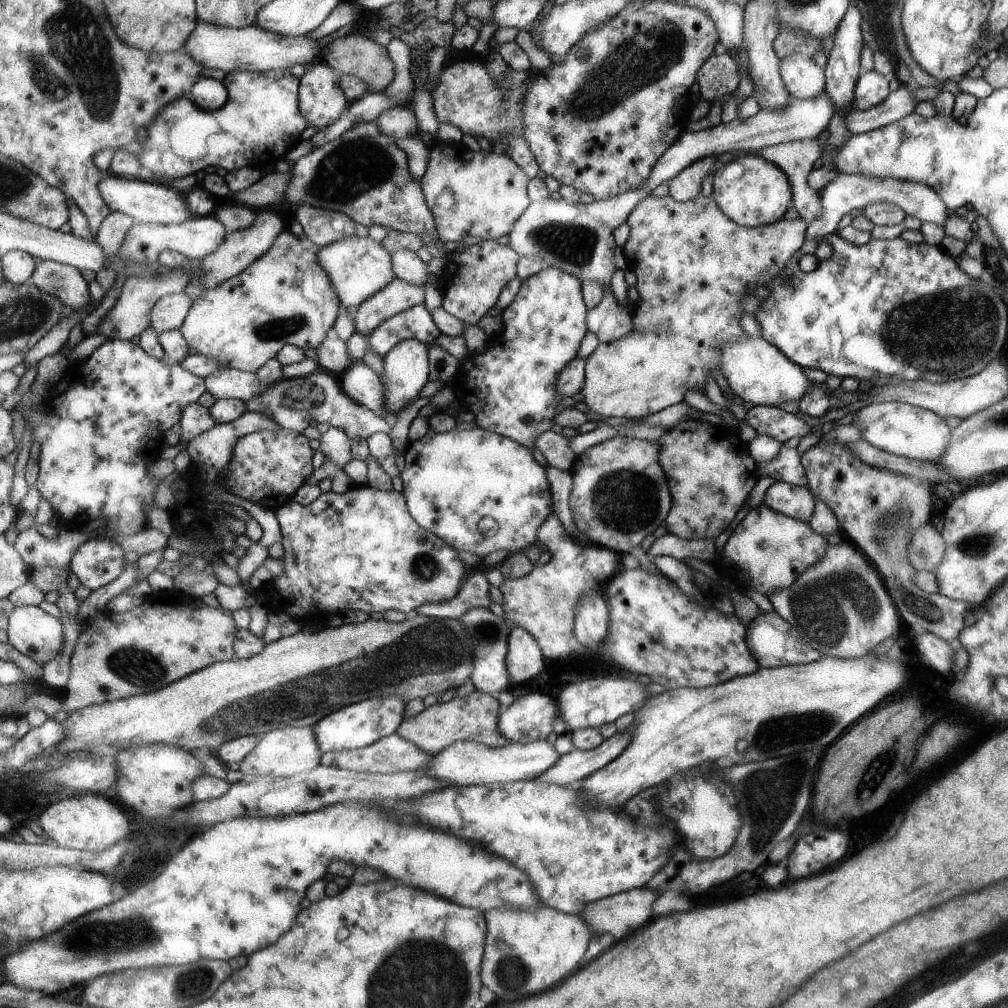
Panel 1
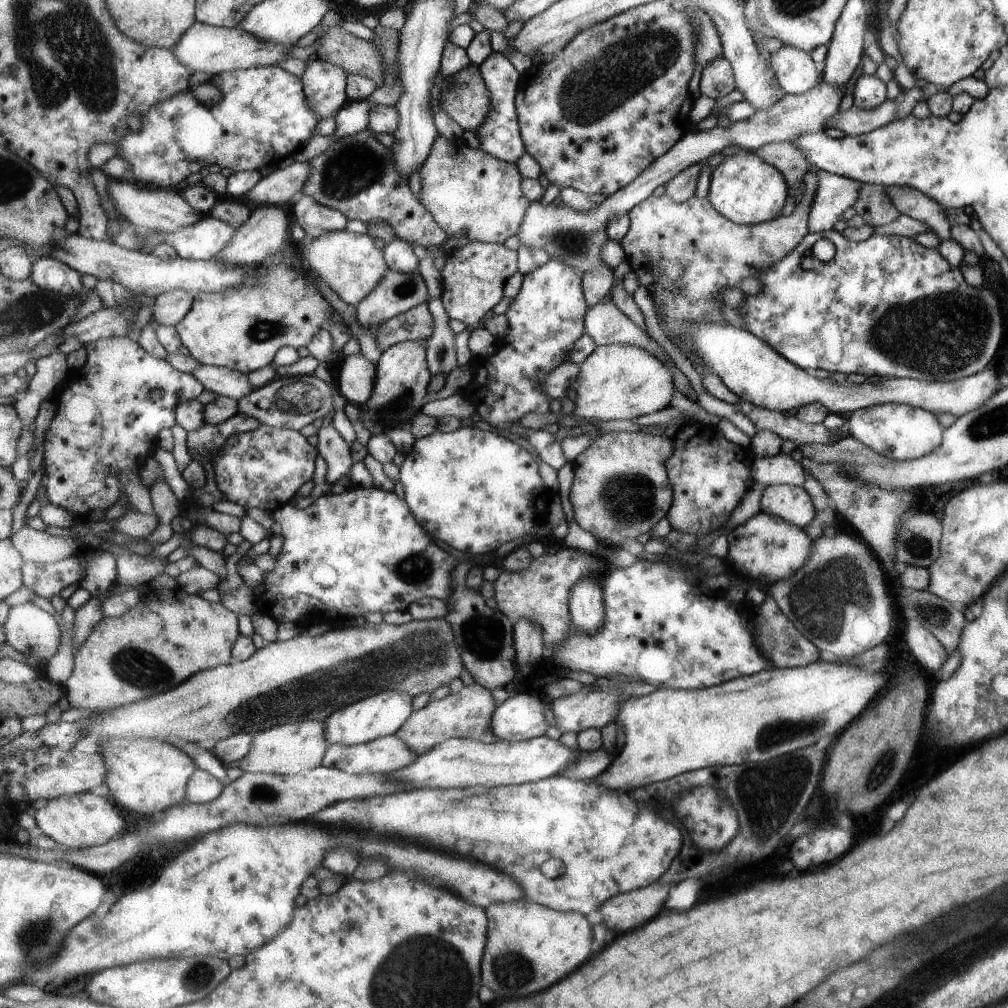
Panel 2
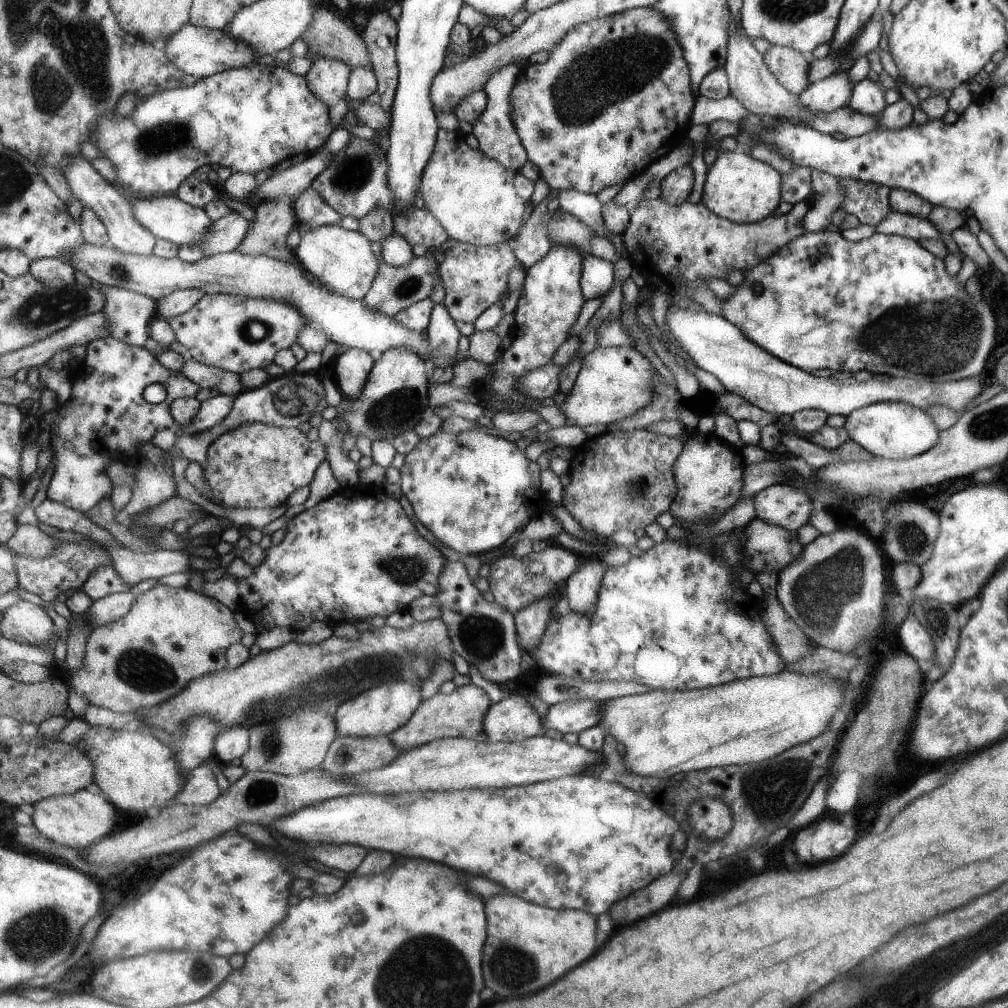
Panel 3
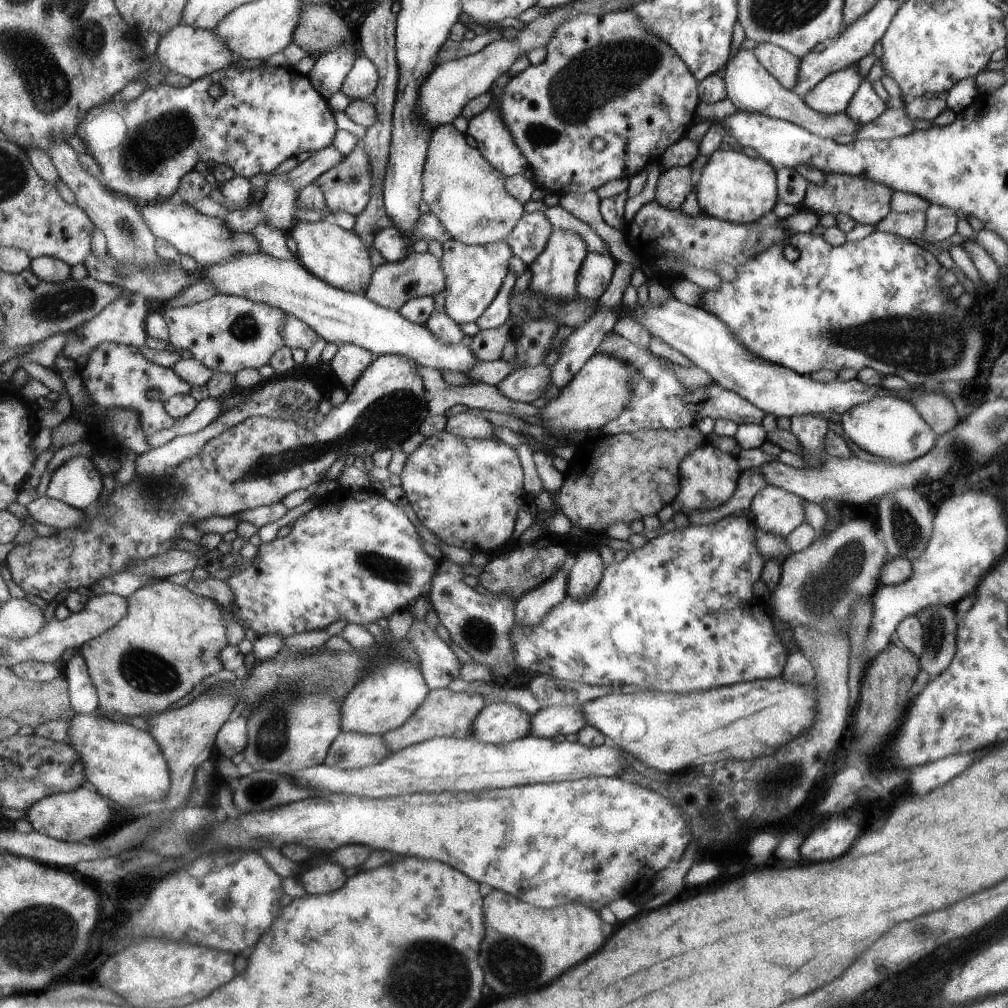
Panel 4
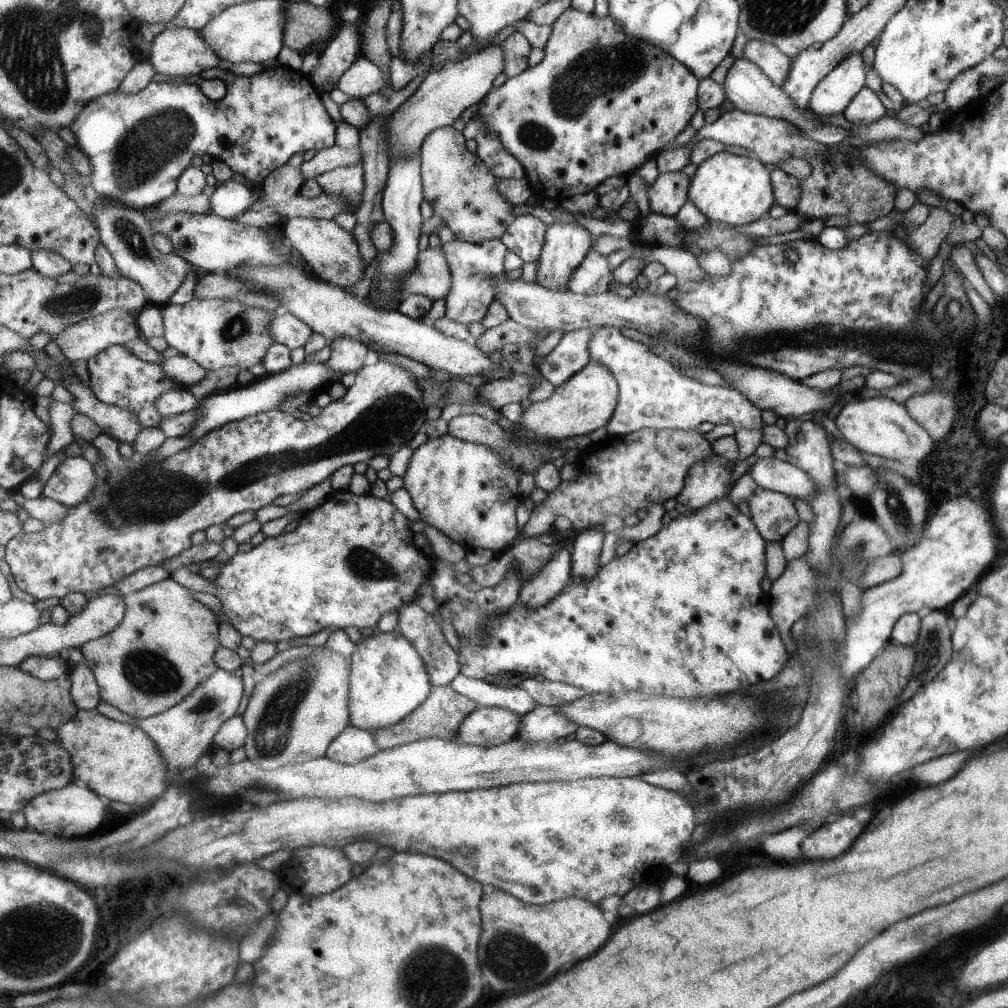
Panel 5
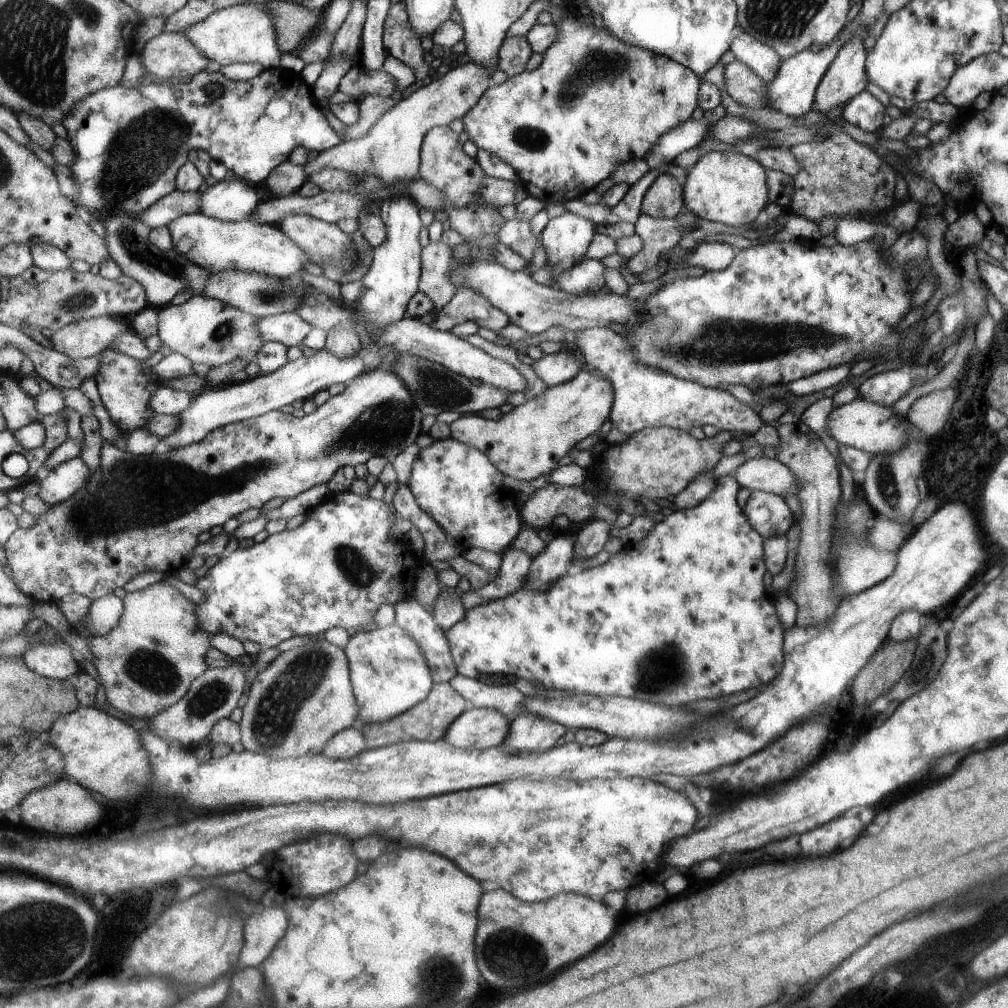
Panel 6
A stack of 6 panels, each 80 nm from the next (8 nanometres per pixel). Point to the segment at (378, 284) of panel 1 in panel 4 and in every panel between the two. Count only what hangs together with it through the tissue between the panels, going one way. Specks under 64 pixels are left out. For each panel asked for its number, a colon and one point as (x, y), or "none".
2: (352, 265)
3: (343, 260)
4: (339, 257)

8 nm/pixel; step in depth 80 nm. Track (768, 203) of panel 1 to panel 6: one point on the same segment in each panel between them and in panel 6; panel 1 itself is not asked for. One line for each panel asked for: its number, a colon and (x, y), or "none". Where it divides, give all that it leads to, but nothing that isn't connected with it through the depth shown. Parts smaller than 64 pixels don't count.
2: (745, 189)
3: (737, 187)
4: (733, 187)
5: (734, 190)
6: (729, 188)

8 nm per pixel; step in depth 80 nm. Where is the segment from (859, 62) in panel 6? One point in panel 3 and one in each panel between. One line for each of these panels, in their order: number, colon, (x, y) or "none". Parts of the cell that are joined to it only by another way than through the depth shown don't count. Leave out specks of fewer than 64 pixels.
3: (830, 94)
4: (830, 96)
5: (831, 95)

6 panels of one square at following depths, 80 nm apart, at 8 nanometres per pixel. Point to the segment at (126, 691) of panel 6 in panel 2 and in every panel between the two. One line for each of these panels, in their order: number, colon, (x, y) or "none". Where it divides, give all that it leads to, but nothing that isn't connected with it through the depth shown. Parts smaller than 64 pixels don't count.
2: (169, 636)
3: (172, 636)
4: (171, 639)
5: (164, 648)

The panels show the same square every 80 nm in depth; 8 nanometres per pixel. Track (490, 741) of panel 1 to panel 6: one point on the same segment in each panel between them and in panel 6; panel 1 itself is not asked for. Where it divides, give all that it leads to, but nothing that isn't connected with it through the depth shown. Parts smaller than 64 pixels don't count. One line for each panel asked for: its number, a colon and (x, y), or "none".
2: (468, 714)
3: (461, 714)
4: (445, 713)
5: (443, 713)
6: (429, 720)

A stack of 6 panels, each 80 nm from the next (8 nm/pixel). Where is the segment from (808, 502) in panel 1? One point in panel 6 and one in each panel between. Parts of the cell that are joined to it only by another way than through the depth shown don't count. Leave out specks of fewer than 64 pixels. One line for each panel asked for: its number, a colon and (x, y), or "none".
2: (792, 504)
3: (782, 505)
4: (777, 512)
5: (773, 513)
6: (767, 512)

